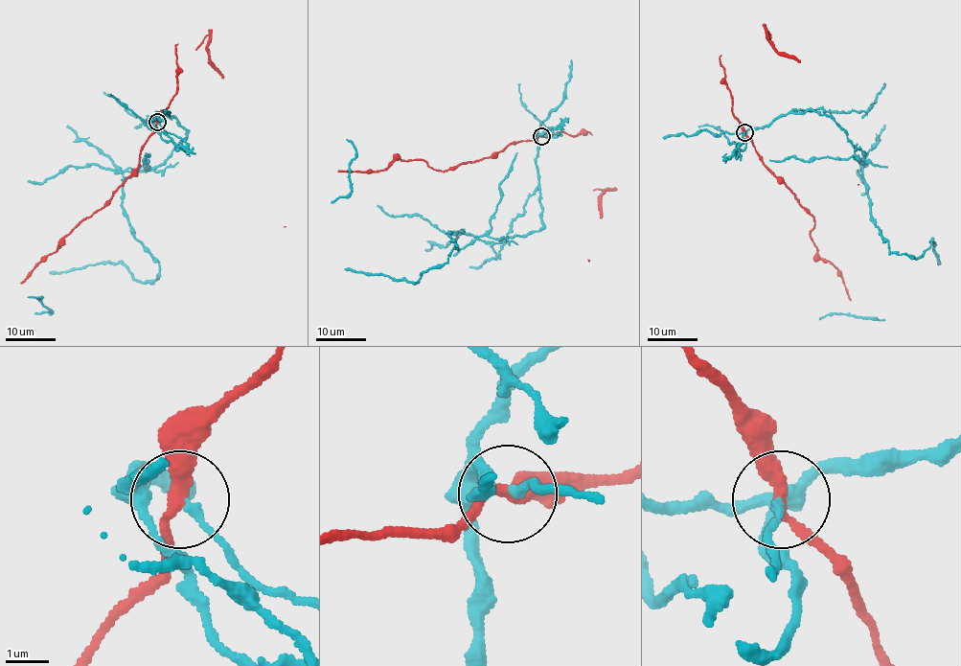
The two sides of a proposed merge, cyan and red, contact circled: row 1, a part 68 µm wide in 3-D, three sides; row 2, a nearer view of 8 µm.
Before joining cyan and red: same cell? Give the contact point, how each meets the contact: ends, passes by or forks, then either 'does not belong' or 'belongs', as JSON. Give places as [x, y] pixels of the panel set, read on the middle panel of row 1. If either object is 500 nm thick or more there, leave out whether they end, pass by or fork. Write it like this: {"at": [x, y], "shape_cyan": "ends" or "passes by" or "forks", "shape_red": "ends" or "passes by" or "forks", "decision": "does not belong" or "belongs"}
{"at": [541, 136], "shape_cyan": "ends", "shape_red": "passes by", "decision": "does not belong"}

